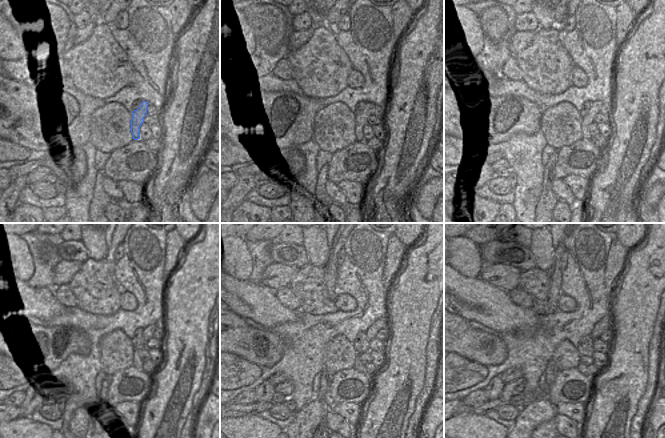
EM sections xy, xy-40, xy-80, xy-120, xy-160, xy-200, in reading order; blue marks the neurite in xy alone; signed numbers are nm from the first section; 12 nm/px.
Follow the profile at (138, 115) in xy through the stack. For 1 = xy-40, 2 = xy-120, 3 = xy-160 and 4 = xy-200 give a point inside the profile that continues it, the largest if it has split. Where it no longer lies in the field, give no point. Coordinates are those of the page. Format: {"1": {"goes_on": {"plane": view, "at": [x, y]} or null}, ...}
{"1": {"goes_on": {"plane": "xy-40", "at": [361, 119]}}, "2": {"goes_on": {"plane": "xy-120", "at": [149, 330]}}, "3": {"goes_on": {"plane": "xy-160", "at": [381, 323]}}, "4": {"goes_on": {"plane": "xy-200", "at": [604, 324]}}}

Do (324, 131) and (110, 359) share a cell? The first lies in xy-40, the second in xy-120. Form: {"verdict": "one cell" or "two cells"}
{"verdict": "one cell"}

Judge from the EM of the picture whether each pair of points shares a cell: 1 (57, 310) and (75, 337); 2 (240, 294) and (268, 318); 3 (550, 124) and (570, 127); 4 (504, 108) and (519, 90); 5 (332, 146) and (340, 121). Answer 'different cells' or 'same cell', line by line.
1: different cells
2: same cell
3: same cell
4: different cells
5: same cell

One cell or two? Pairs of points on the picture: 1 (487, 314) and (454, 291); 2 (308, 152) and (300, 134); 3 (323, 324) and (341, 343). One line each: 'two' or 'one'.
1: one
2: two
3: two

